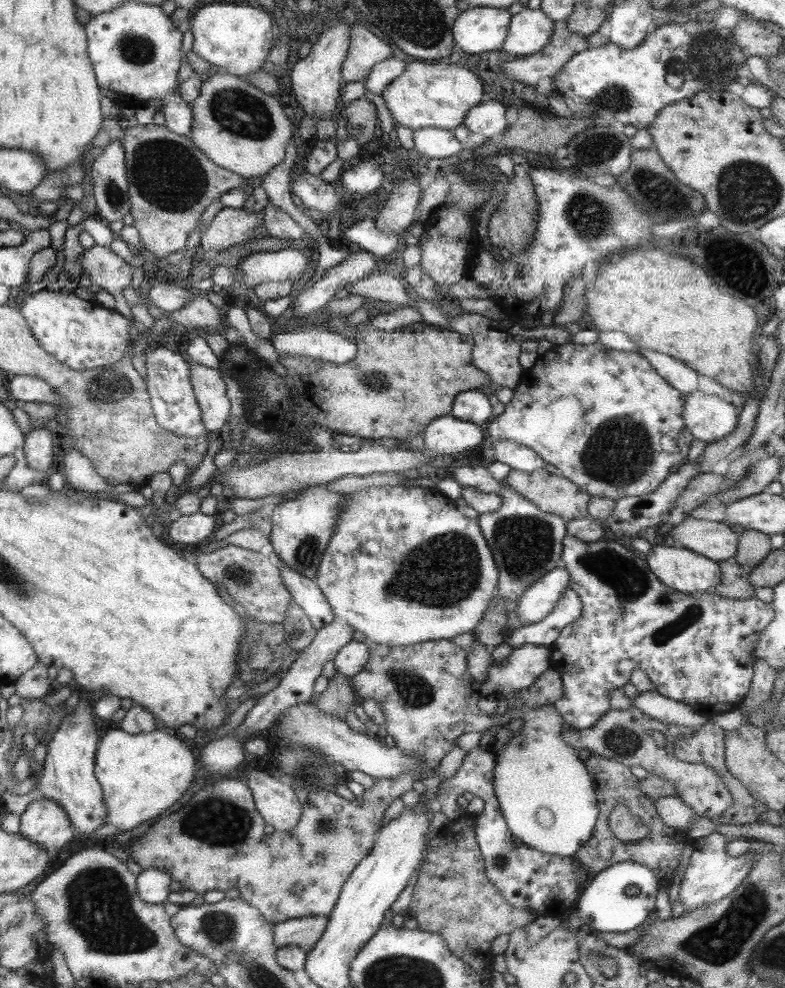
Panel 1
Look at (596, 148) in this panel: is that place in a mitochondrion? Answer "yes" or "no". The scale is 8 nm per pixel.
yes

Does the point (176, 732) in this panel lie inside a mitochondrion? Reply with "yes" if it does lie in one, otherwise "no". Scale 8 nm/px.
no

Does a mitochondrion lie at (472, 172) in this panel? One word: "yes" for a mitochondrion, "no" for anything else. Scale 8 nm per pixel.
yes

